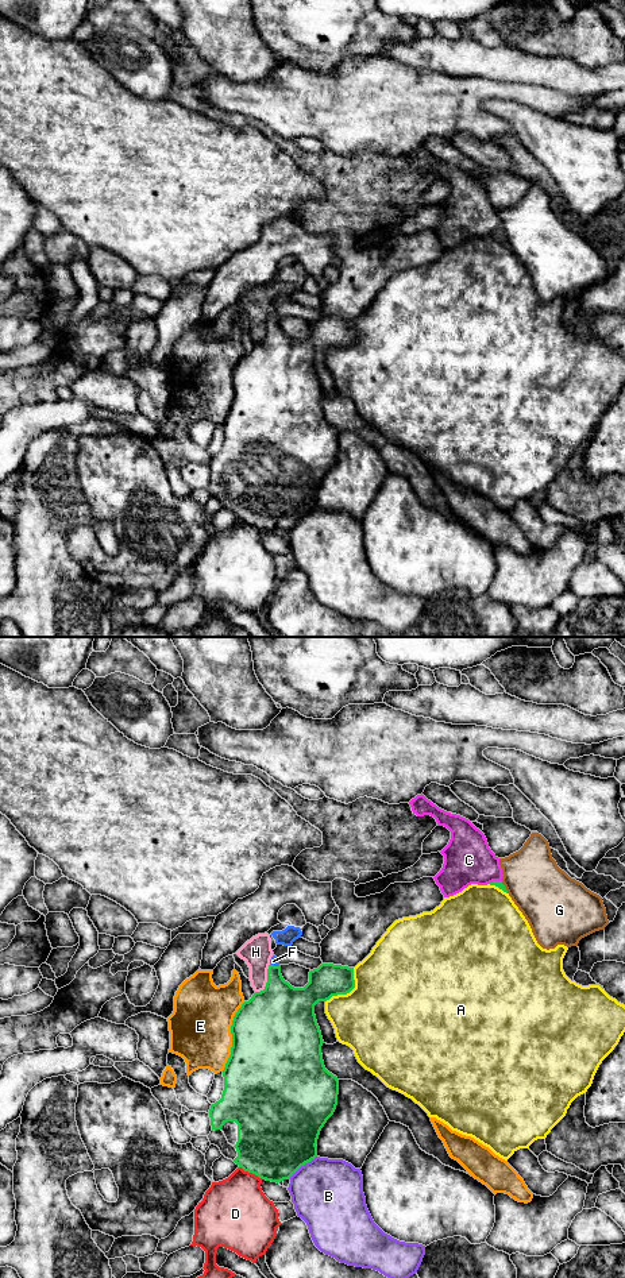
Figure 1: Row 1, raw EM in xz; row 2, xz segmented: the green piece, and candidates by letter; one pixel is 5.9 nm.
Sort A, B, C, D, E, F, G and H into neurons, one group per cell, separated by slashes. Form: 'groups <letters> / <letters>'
groups A / B / C / D / E / F H / G

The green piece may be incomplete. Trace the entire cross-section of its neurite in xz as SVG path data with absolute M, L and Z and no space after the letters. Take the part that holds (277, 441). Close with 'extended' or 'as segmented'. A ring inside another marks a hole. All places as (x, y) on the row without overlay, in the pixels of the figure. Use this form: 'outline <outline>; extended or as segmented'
outline M270 316L265 341L255 344L235 366L231 378L231 408L223 422L224 443L221 451L211 457L209 470L212 482L221 482L227 474L238 476L238 494L234 498L238 509L234 514L244 524L278 536L290 532L301 518L317 509L320 483L337 457L339 432L324 418L321 406L324 393L315 358L332 348L347 347L354 340L354 320L321 316L309 324L309 335L304 340L294 340L283 332L281 317Z; as segmented

